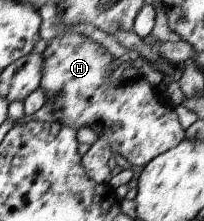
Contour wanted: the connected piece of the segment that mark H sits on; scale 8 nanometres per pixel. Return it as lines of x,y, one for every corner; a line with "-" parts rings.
72,30
50,39
41,55
45,61
43,61
43,75
39,89
45,94
45,103
52,111
56,122
73,127
75,131
81,127
89,127
99,135
99,138
107,137
111,143
112,155
125,157
134,169
145,167
151,159
173,149
185,138
185,130
181,127
175,108
167,102
166,93
163,93
159,86
151,85
139,75
134,79
121,78
117,80
119,82
110,82
112,65
117,58
100,43

